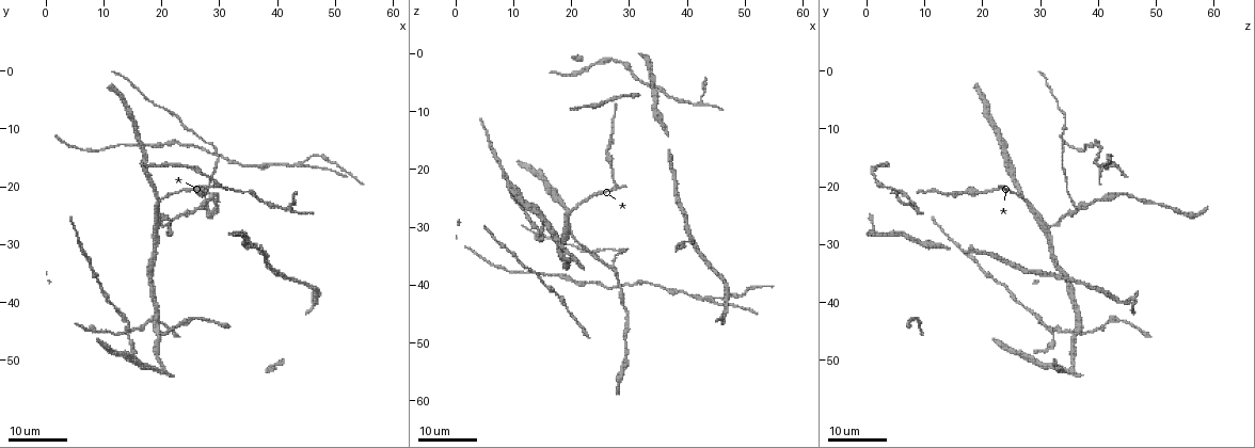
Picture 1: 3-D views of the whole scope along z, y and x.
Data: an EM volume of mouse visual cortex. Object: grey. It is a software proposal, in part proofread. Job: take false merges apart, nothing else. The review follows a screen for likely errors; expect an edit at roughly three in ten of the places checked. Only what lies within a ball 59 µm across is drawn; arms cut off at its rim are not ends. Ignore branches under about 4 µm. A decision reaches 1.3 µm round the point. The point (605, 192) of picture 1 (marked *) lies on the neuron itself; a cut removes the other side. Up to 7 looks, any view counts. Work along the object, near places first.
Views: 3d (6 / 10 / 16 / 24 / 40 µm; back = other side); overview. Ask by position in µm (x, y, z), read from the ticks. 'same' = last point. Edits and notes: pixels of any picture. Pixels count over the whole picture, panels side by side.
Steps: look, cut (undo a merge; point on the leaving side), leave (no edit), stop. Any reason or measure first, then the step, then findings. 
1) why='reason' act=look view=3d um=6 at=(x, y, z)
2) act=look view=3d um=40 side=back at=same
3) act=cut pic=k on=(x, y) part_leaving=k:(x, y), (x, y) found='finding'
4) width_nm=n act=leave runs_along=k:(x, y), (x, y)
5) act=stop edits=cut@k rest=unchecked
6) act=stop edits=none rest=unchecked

act=look view=3d um=24 at=(19.5, 27.0, 31.5)

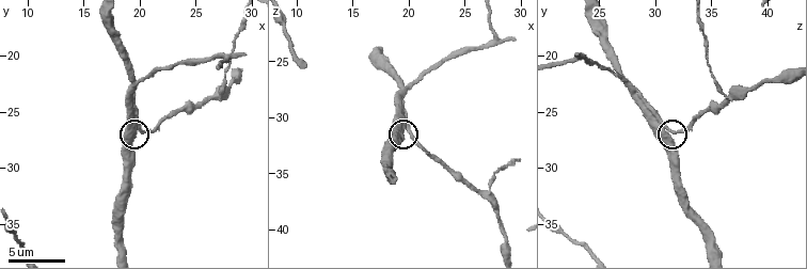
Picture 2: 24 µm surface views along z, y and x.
why='closer look' act=look view=3d um=10 at=(20.0, 26.8, 31.0)

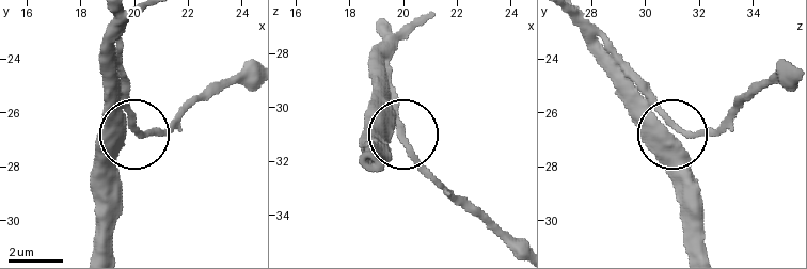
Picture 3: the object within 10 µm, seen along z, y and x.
act=leave runs_along=3:(582, 22), (671, 126), (685, 132), (731, 132) found='all the same neuron'

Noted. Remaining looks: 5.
act=look view=3d um=16 at=(31.5, 15.5, 39.5)

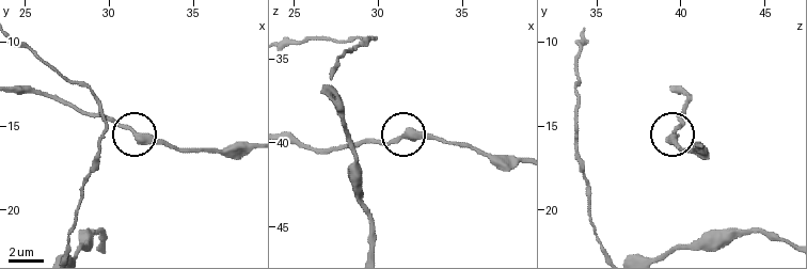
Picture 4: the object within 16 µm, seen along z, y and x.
act=look view=3d um=10 at=(31.7, 15.3, 39.6)

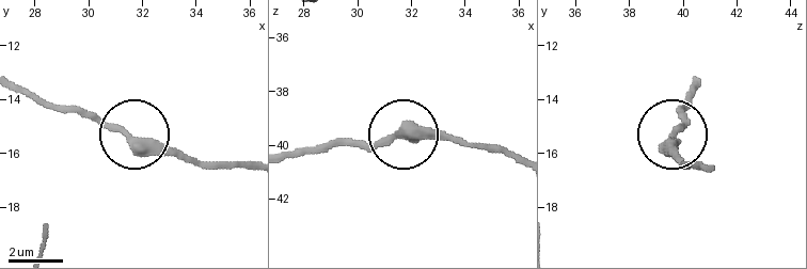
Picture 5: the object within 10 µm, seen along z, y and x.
act=leave found='continuous, no second neuron'

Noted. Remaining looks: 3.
why='branch point' act=look view=3d um=10 at=(19.6, 22.6, 27.4)

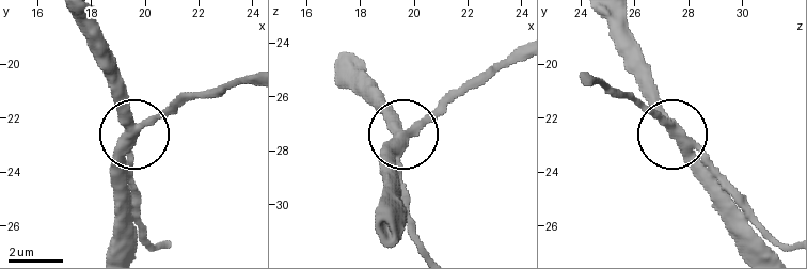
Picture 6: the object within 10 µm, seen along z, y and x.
width_nm=370 act=leave runs_along=6:(582, 74), (631, 96), (669, 131), (658, 101), (626, 69) found='one neuron here'

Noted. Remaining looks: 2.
why='arms part here' act=look view=3d um=10 at=(27.0, 23.4, 36.6)

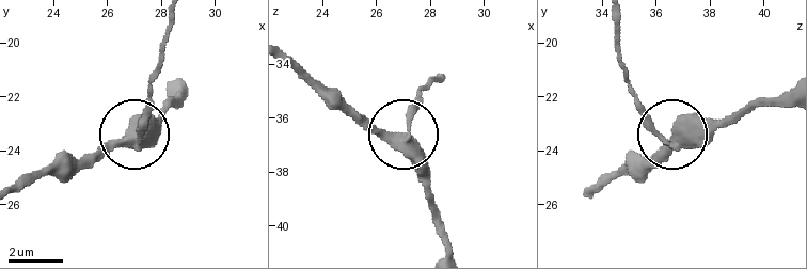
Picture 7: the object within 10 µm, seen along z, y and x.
act=cut pic=7 on=(412, 105) part_leaving=7:(670, 146), (621, 66), (617, 17) found='two neurons meet here'

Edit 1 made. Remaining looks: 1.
act=stop edits=cut@7 rest=unchecked

